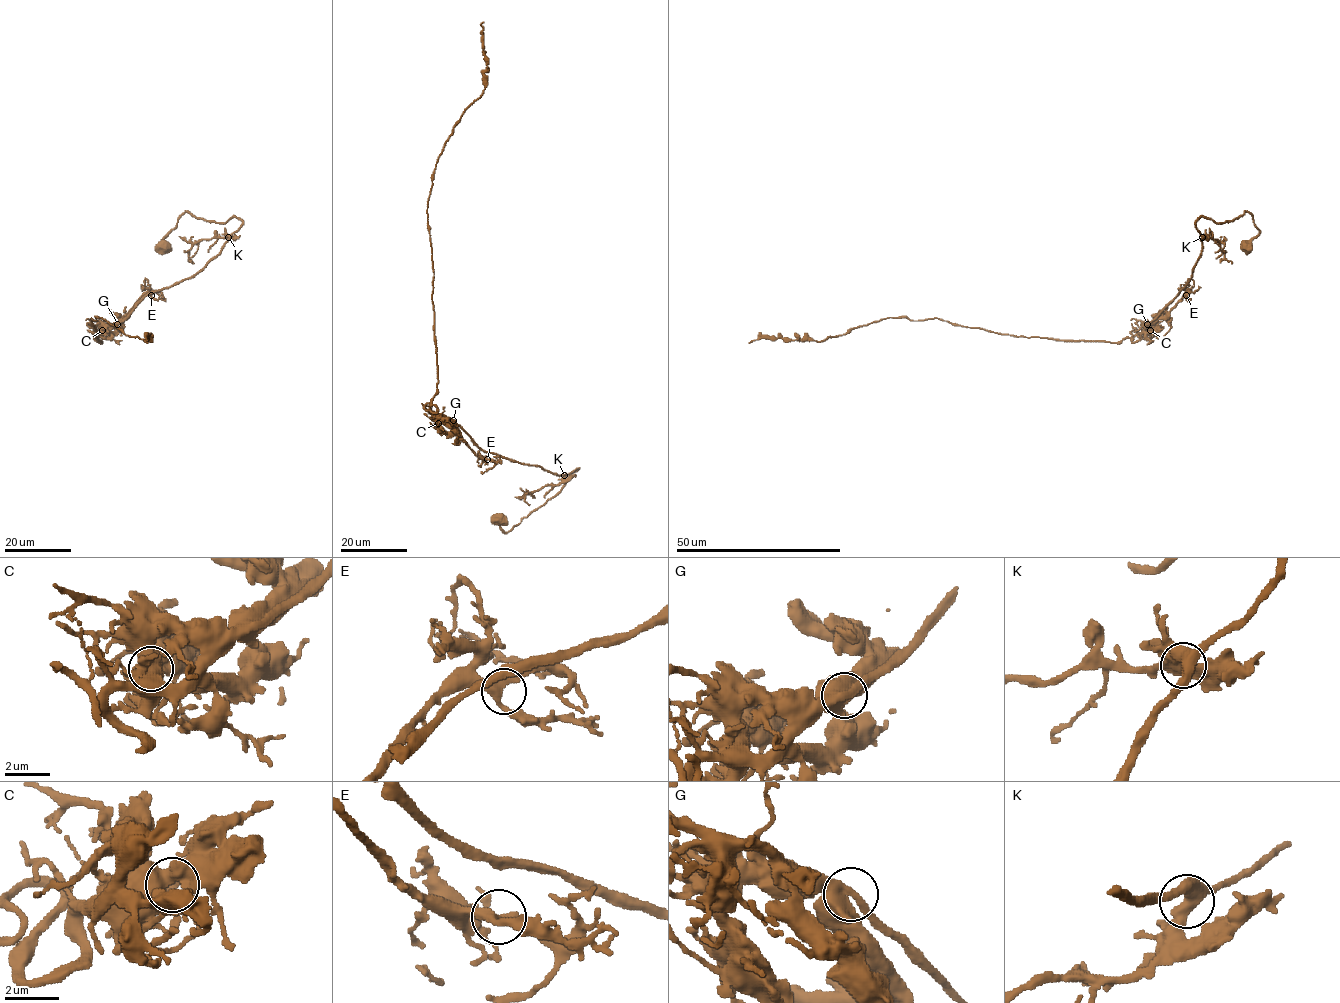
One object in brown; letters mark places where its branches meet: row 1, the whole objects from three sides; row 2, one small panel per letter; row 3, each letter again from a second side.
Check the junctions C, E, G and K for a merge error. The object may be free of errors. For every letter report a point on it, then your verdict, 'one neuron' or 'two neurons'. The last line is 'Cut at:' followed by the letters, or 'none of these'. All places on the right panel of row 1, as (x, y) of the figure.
C: (1150, 330) | one neuron
E: (1186, 295) | one neuron
G: (1147, 324) | one neuron
K: (1202, 237) | one neuron
Cut at: none of these

